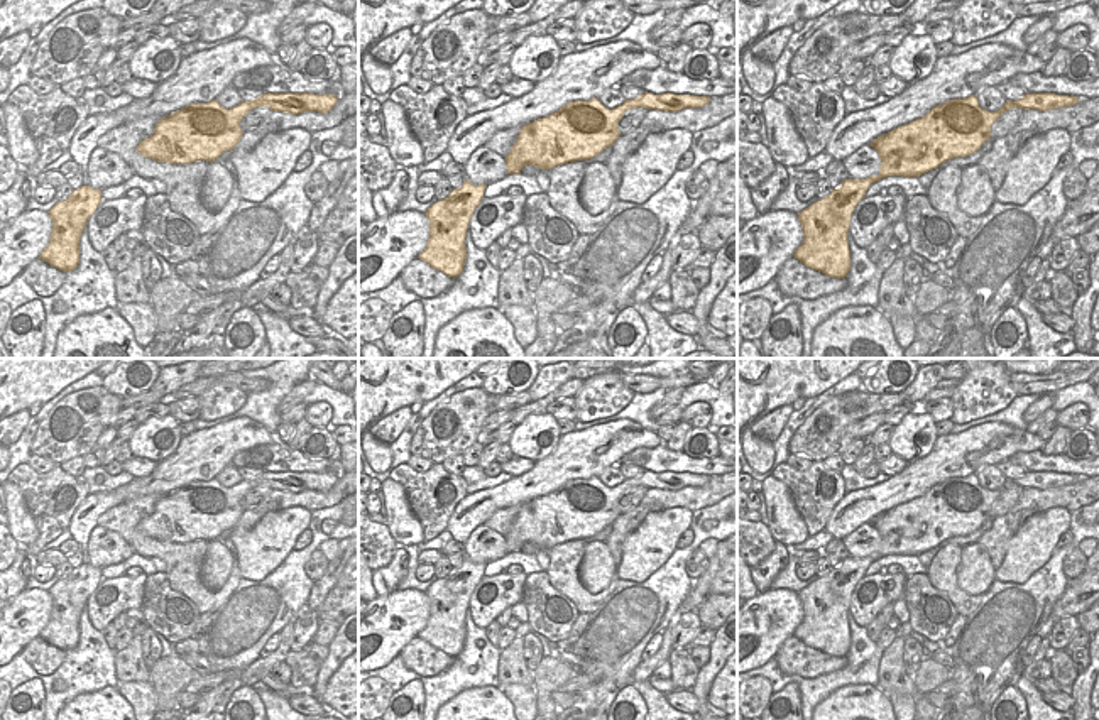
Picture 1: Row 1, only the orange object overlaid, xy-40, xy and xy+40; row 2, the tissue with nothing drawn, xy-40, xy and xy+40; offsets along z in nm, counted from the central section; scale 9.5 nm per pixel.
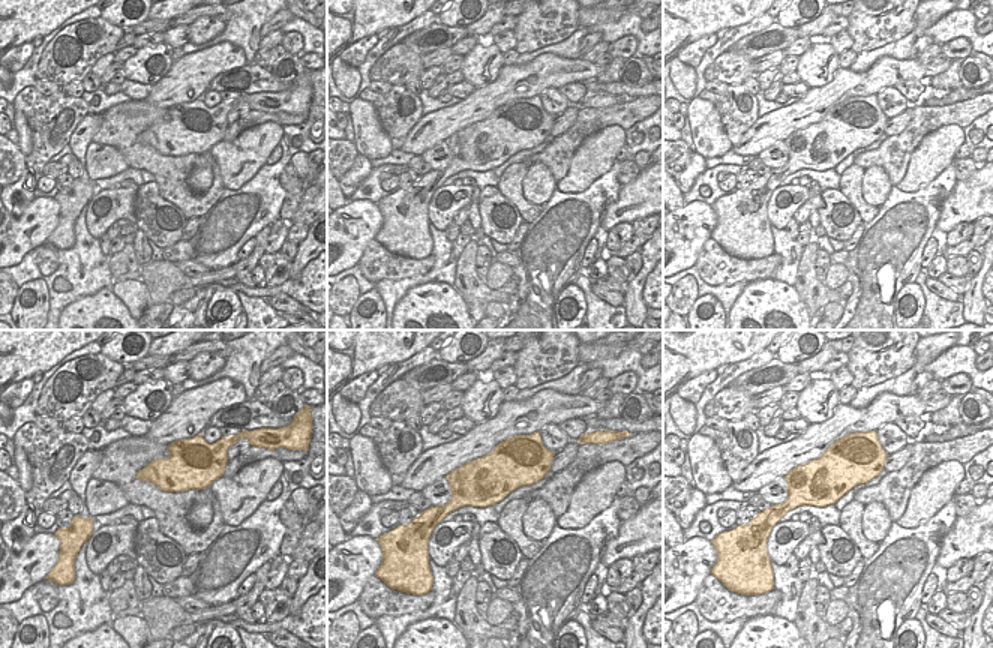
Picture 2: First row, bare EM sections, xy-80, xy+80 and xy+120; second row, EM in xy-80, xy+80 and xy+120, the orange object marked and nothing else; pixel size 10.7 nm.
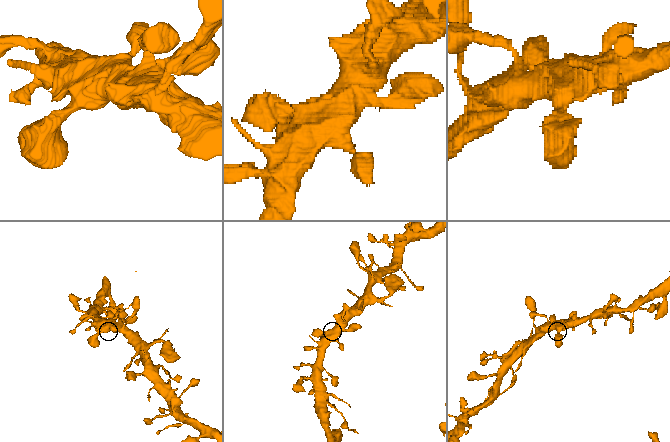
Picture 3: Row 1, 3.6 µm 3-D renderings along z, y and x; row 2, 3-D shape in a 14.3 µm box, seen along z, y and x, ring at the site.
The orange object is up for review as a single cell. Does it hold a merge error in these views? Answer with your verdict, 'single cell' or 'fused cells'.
single cell

